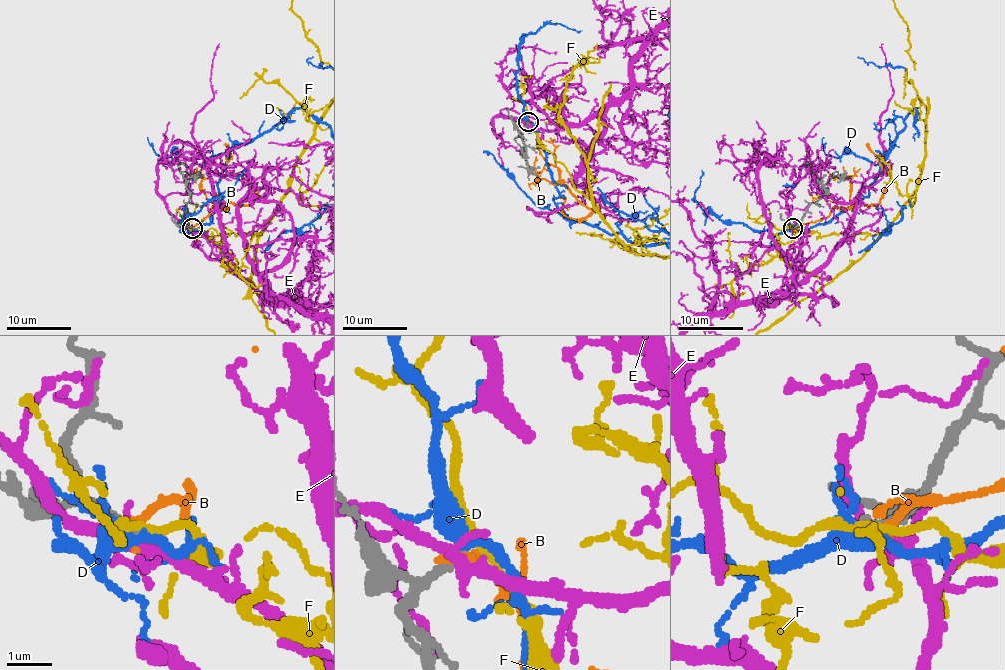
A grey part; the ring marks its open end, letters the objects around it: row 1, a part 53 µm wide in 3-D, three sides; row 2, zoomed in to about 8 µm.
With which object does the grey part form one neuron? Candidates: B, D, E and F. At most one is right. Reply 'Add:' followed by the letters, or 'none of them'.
Add: none of them

